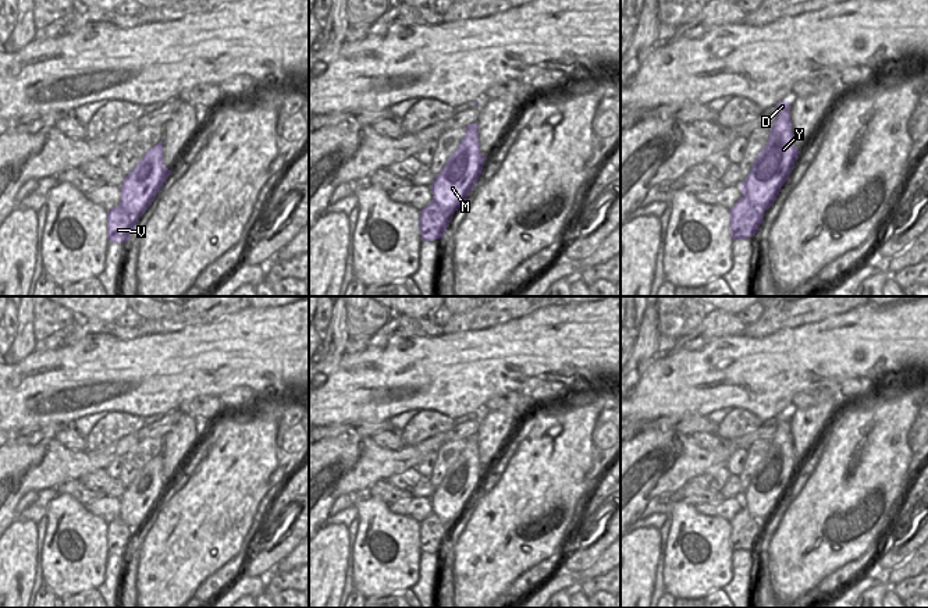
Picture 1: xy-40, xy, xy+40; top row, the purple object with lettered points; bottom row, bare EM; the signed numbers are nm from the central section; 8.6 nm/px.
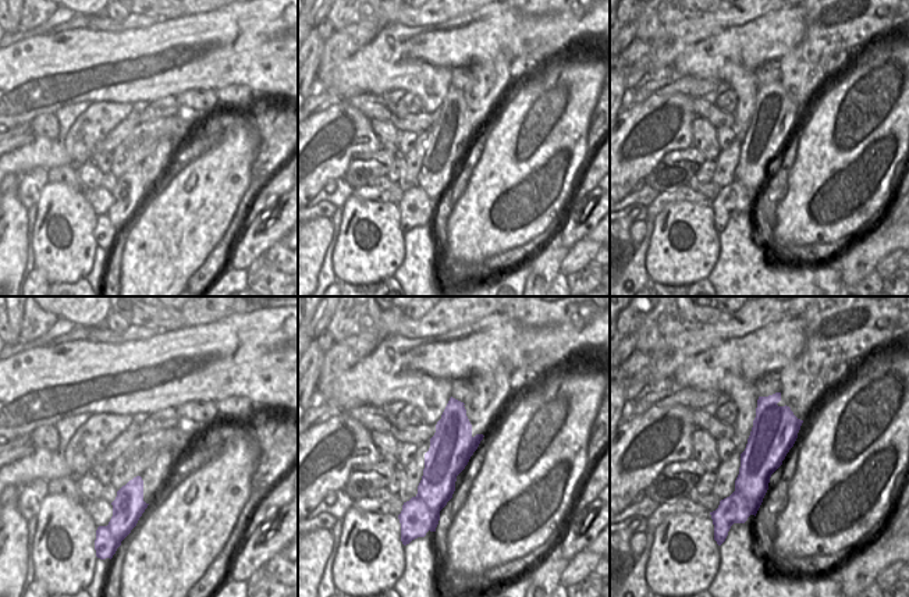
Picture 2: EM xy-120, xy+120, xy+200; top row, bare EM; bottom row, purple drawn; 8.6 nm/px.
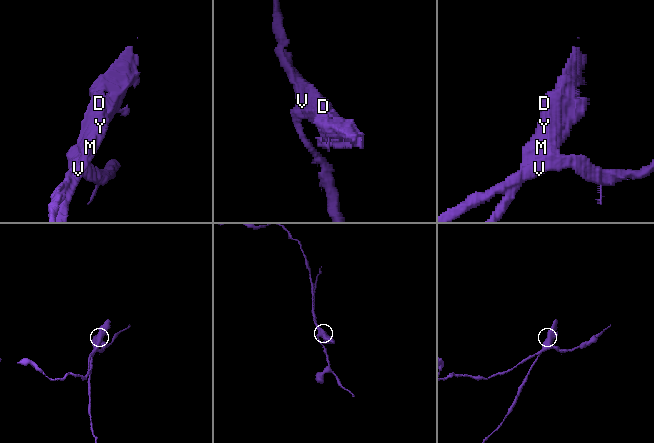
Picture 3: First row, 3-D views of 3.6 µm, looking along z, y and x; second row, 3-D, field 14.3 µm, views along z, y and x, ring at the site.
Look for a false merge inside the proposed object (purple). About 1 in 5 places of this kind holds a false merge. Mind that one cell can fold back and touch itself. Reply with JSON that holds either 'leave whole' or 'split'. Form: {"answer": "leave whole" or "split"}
{"answer": "split"}

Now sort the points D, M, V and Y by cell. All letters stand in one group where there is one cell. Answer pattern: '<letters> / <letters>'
D M Y / V

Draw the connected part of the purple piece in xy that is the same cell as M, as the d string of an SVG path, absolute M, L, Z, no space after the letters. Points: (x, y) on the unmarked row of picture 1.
M474 434L465 440L465 449L430 498L433 513L452 526L466 512L481 487L483 477L487 472L479 461L477 435Z

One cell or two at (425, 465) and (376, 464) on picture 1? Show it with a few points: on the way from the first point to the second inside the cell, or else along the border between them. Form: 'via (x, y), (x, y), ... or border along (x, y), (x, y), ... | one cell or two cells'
border along (436, 451), (432, 451), (415, 466) | two cells

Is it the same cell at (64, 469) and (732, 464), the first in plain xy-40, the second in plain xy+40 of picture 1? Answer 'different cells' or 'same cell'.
different cells

